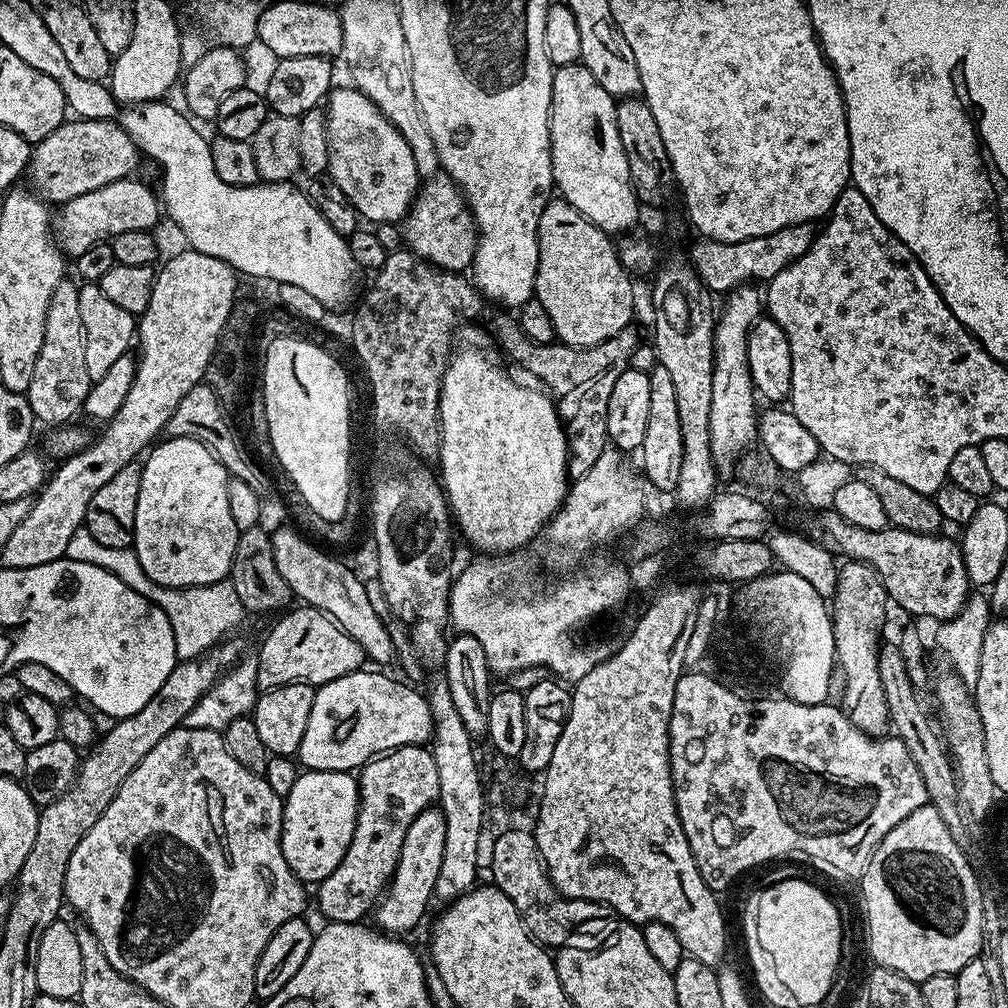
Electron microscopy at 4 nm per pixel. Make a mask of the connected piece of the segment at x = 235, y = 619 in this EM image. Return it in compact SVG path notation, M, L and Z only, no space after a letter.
M83 526L70 538L66 556L74 562L90 562L94 566L102 566L102 570L113 572L115 576L122 578L122 582L126 582L126 586L145 596L151 603L157 604L170 618L170 626L174 630L176 655L181 661L195 660L217 647L227 637L224 635L231 628L238 627L240 619L246 616L246 609L242 606L238 594L234 594L231 582L210 584L203 588L163 588L161 584L154 583L142 570L131 547L102 546L102 542L95 540Z

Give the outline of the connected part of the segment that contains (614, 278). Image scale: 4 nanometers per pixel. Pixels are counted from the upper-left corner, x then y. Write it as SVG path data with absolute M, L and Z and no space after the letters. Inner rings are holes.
M563 198L549 199L538 222L538 270L534 299L546 310L555 339L559 343L568 344L572 348L589 348L625 331L632 320L632 307L636 304L631 279L633 277L622 266L616 253L616 244L609 233L594 226L590 218L583 216Z

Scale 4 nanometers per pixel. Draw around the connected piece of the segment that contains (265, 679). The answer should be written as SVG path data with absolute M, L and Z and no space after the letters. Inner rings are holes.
M296 607L281 615L285 616L261 642L260 653L255 653L256 683L261 689L277 688L283 684L319 686L365 667L362 646L358 646L358 642L354 642L354 638L350 638L350 634L346 634L340 625L316 608Z

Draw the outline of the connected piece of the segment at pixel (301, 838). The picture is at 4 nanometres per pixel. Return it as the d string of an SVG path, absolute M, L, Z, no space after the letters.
M301 771L294 790L284 800L282 854L286 854L290 870L305 885L319 885L346 858L346 850L354 838L360 802L360 785L352 772Z

